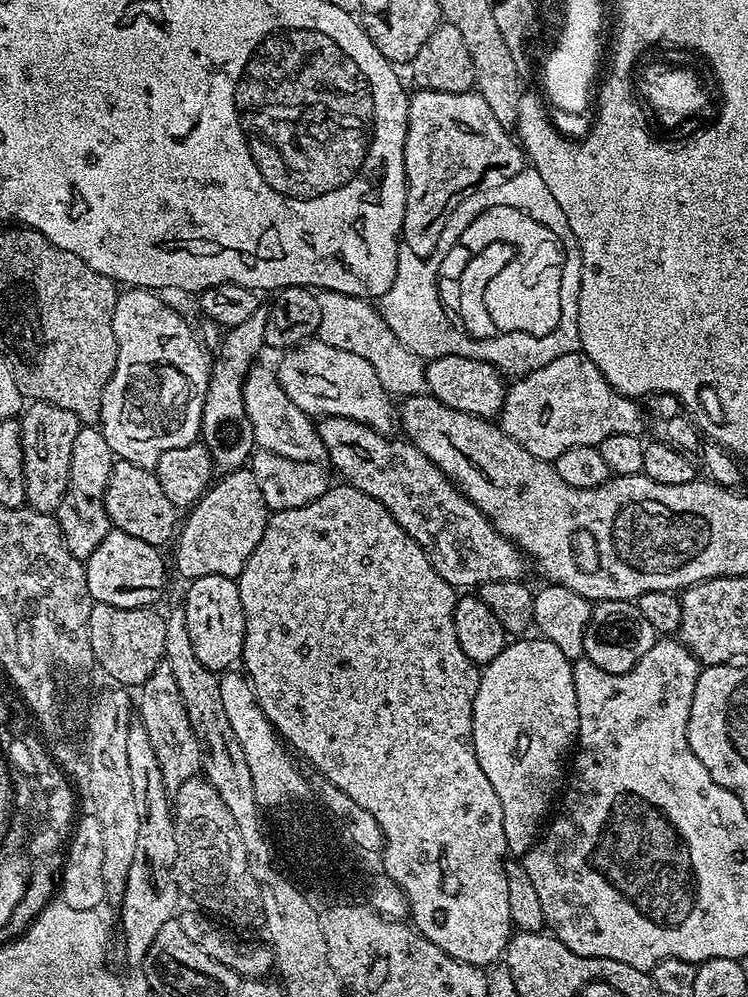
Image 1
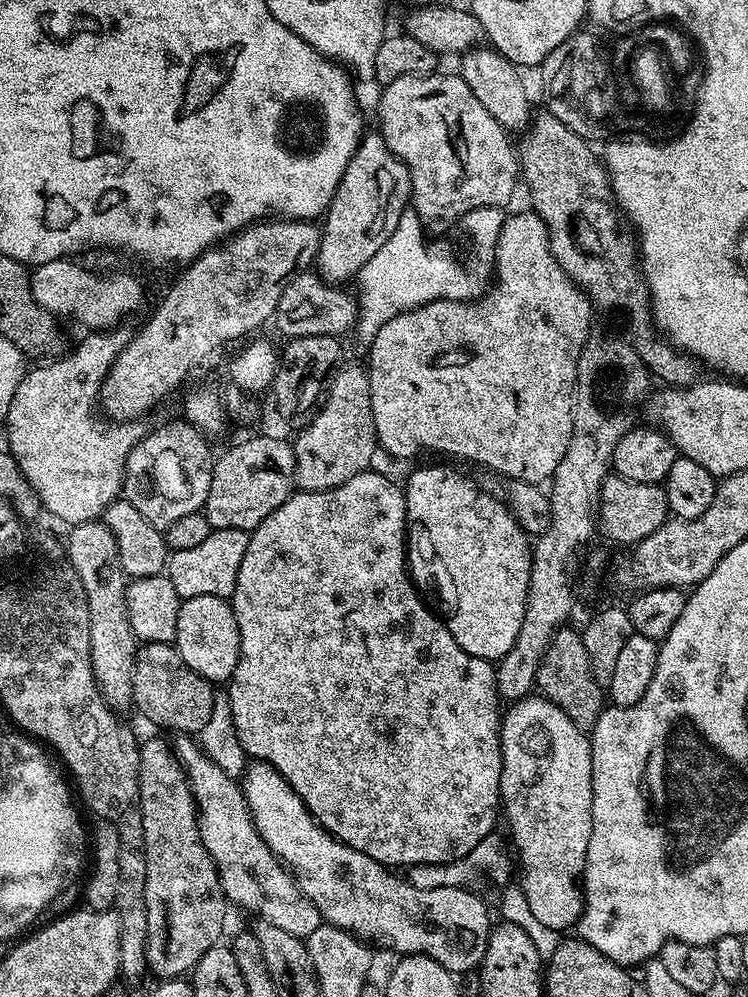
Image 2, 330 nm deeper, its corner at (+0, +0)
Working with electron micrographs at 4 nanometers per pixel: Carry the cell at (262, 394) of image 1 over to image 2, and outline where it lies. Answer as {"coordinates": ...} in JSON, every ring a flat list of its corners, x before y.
{"coordinates":[[70,258,51,260,45,264,35,265,30,272,30,287,33,298,47,312,57,317,73,316,80,324,85,324,88,330,111,330,125,323,127,316,132,316,144,304,144,288,132,276,95,276,84,268,79,268]]}

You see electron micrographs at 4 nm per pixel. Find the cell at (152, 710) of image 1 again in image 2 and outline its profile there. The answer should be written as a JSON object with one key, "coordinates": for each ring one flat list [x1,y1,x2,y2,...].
{"coordinates":[[148,740,140,744,140,809,142,810,142,830,144,831,144,853,146,854,146,958,148,959,148,971,160,980,171,980,183,977,191,973,196,967,198,958,206,954,206,950,217,947,221,943,220,935,224,932,224,915,230,909,229,901,224,898,224,891,220,885,220,875,216,872,214,862,206,850,206,846,200,842,200,822,196,810,196,799,192,797,192,788,188,785,188,776,184,772,180,760,177,758,173,745,164,740]]}

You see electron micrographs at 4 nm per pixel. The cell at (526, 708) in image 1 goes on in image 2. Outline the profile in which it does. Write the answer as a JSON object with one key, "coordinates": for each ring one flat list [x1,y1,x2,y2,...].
{"coordinates":[[529,694,509,708,512,709,503,713,500,725,500,799,503,815,508,815,508,828,512,831,510,844,518,857,518,866,520,862,520,872,524,875,518,884,530,902,531,913,543,925,563,933,564,928,575,926,584,913,581,876,592,829,592,749,585,737,584,740,580,737,583,735,577,731,576,724,570,722,560,707,545,696]]}

